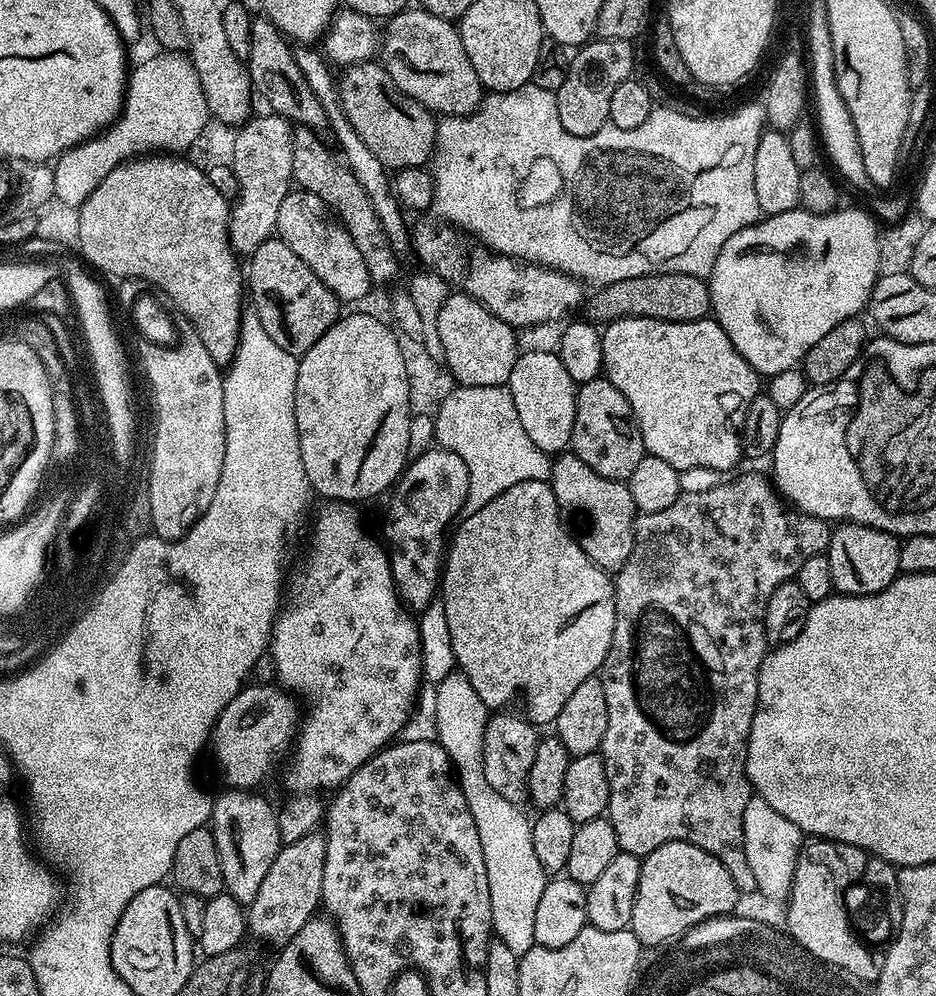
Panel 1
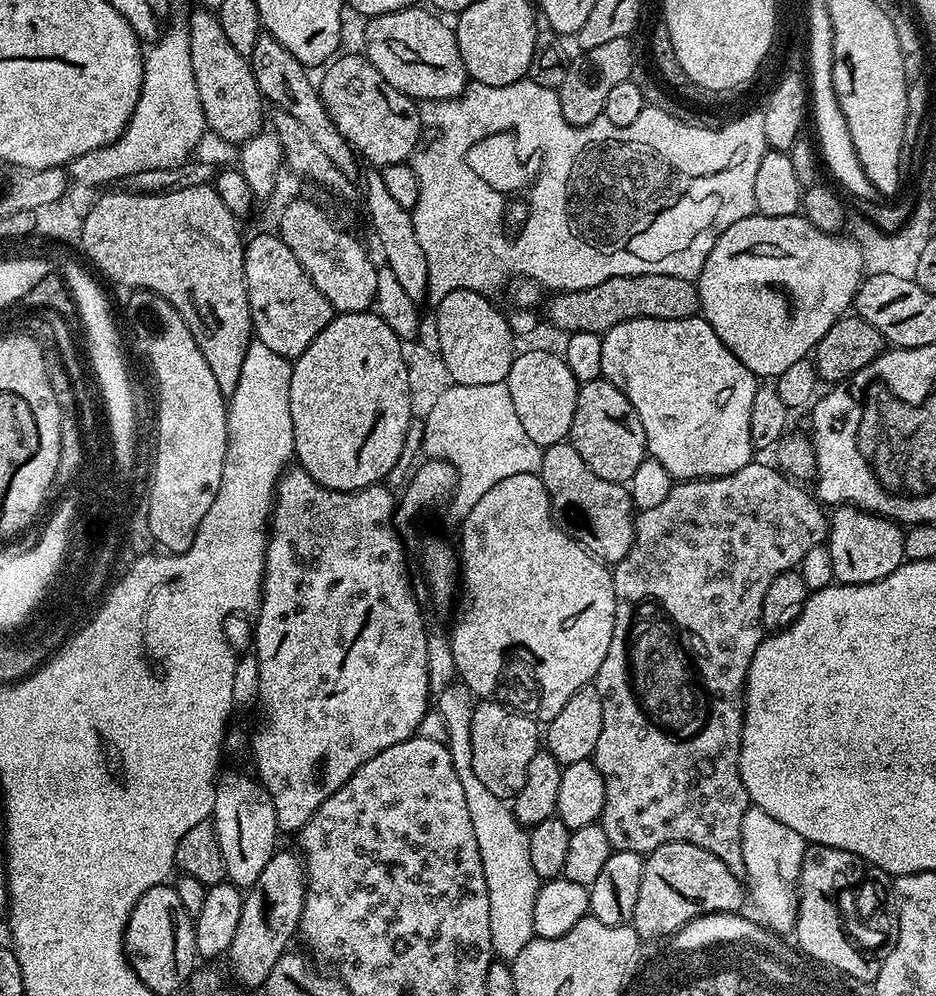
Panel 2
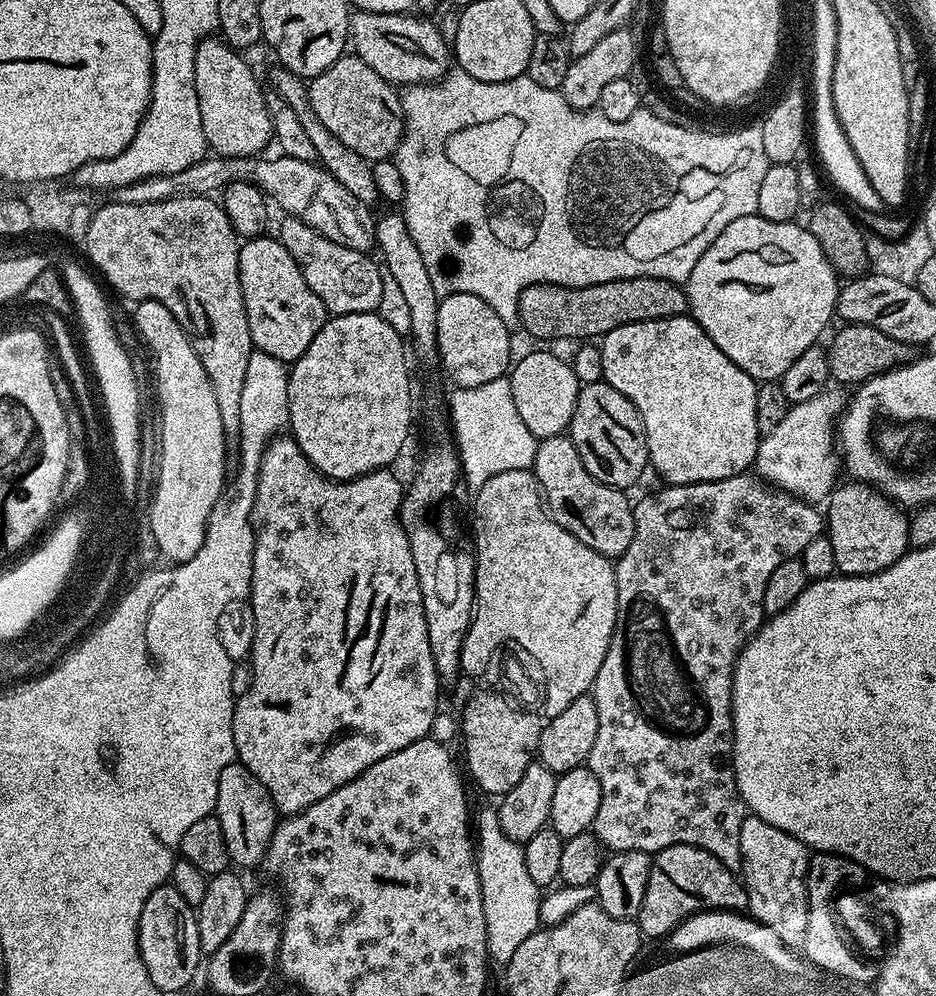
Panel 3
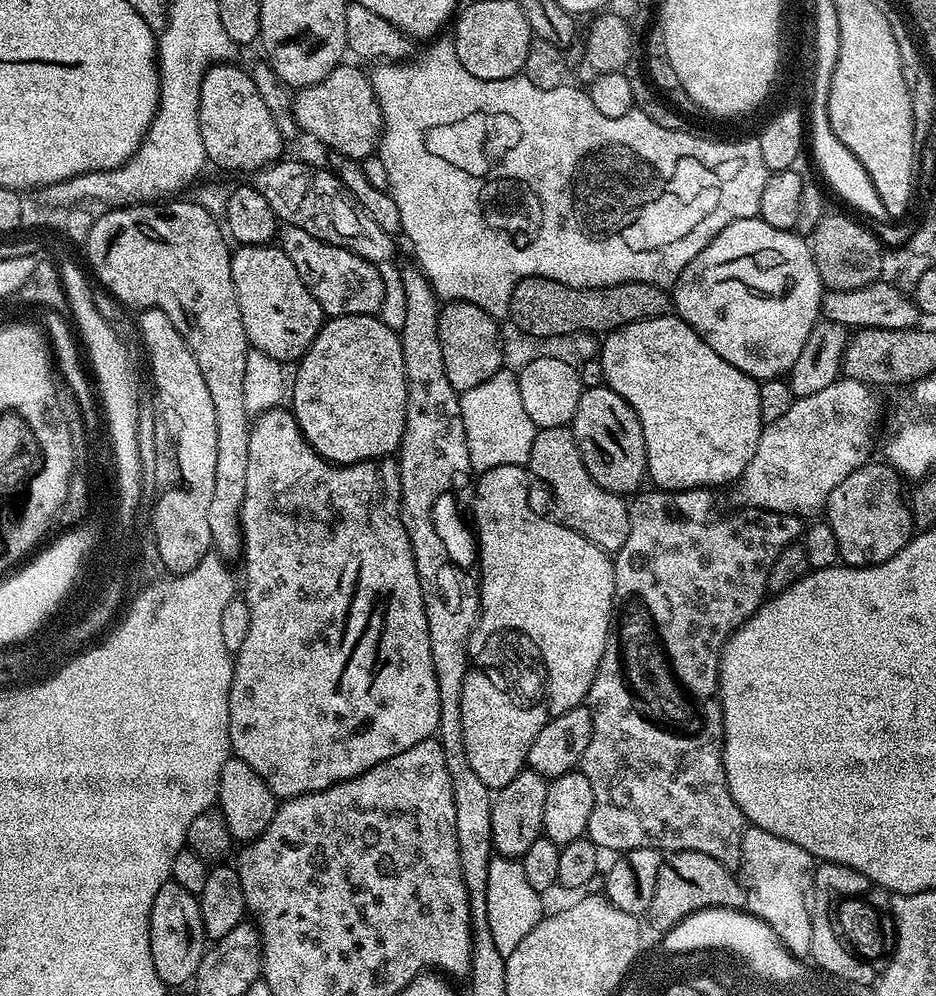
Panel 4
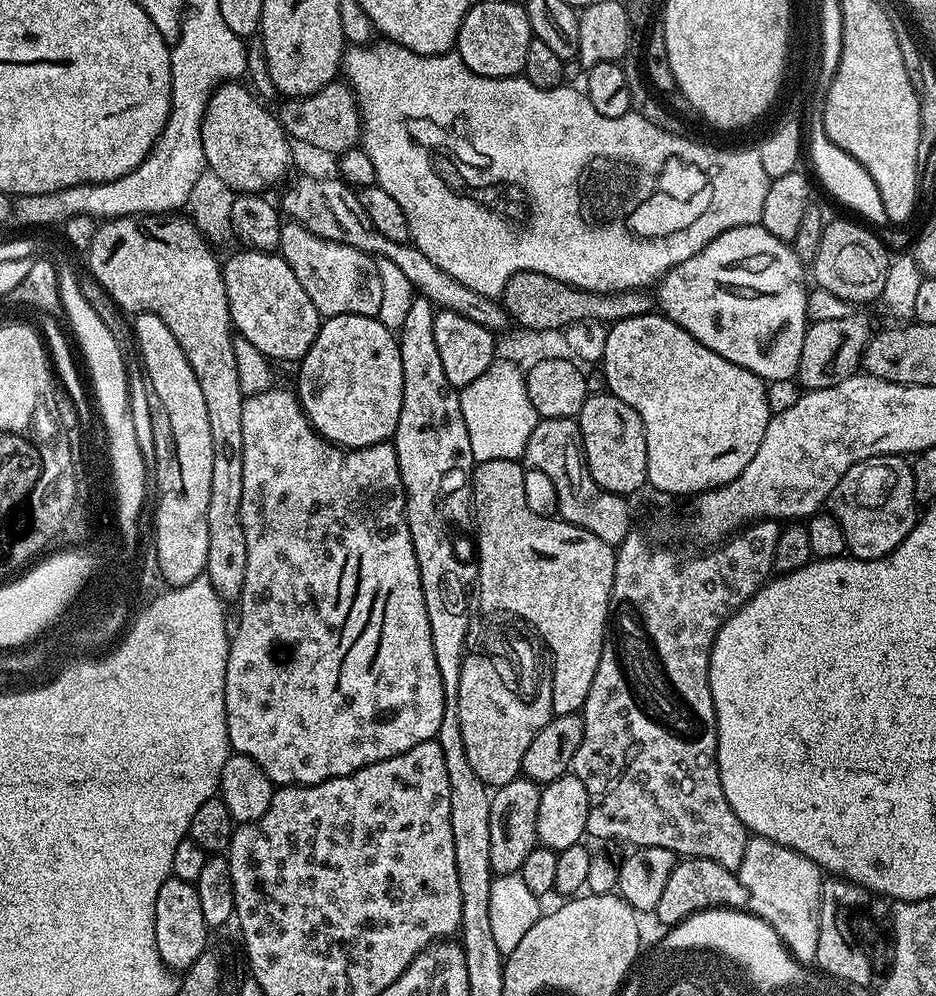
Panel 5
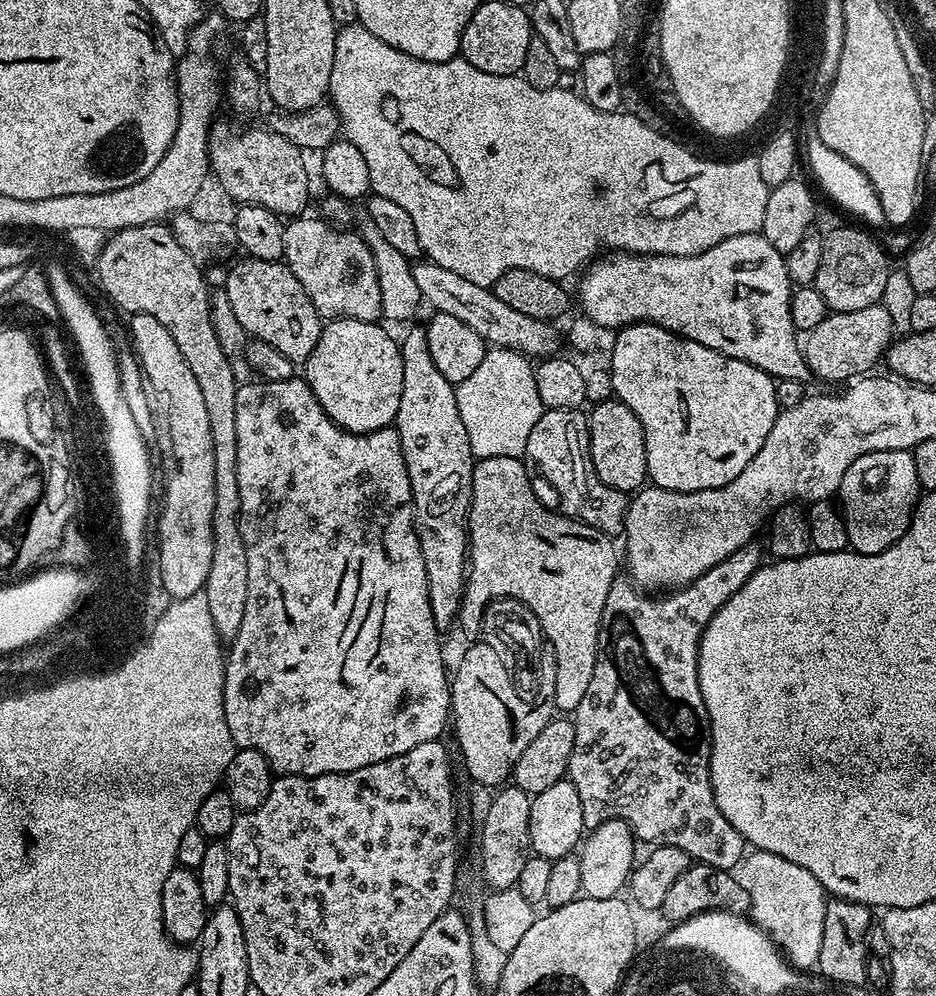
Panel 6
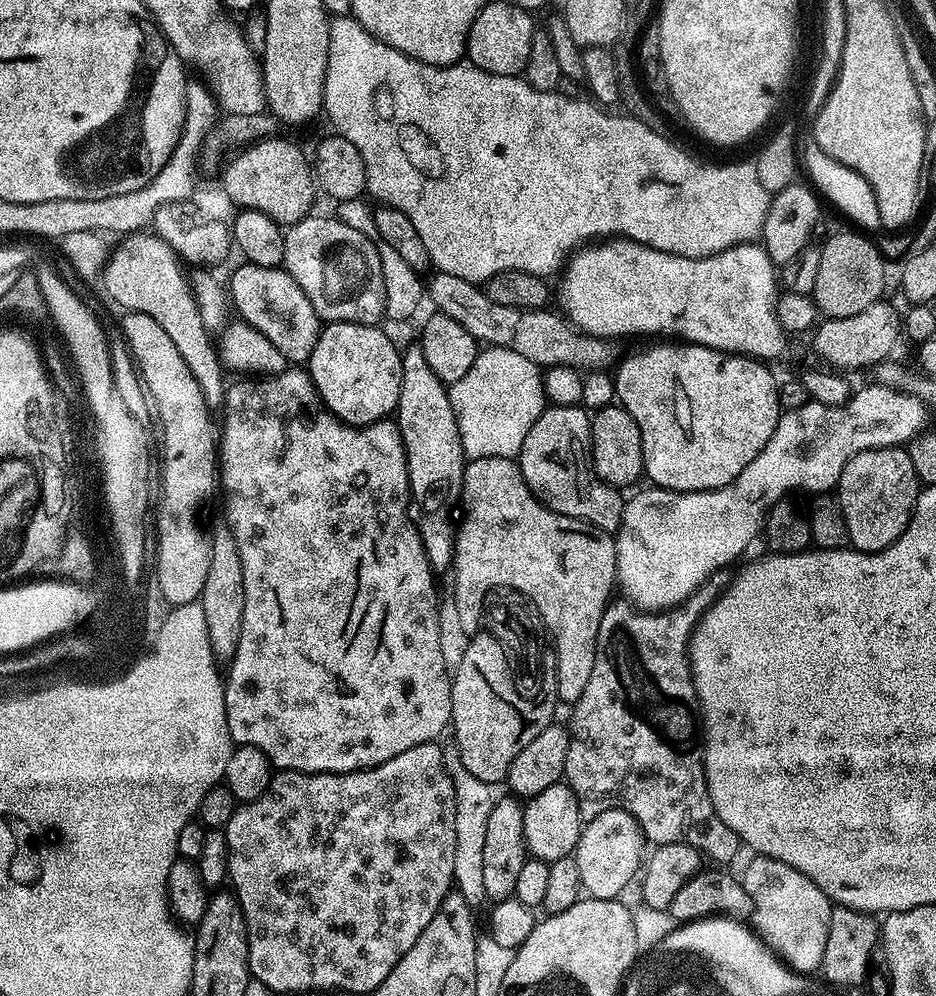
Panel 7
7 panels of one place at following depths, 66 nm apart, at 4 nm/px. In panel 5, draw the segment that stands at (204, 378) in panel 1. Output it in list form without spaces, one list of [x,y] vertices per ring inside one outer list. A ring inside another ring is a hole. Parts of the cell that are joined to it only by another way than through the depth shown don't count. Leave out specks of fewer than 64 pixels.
[[[137,312],[134,316],[134,344],[140,347],[138,360],[145,366],[146,375],[152,372],[152,381],[160,388],[162,406],[166,417],[166,428],[172,431],[172,444],[176,447],[176,464],[180,467],[180,489],[164,496],[160,505],[154,508],[156,536],[156,564],[160,567],[160,576],[165,585],[180,588],[201,579],[206,572],[206,558],[210,550],[210,534],[206,530],[206,509],[210,506],[210,477],[214,463],[214,445],[210,439],[210,422],[206,415],[206,401],[202,389],[198,387],[198,378],[194,378],[194,370],[190,370],[190,362],[186,362],[186,354],[182,354],[182,346],[178,346],[178,338],[170,334],[170,326],[158,318],[158,314]]]

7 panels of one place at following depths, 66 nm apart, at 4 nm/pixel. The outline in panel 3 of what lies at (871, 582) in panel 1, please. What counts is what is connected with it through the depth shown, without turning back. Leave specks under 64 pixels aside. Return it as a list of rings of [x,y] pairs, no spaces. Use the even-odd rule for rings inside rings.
[[[863,482],[847,483],[833,488],[826,501],[826,535],[830,546],[834,546],[837,573],[869,576],[894,566],[894,562],[909,551],[909,517],[900,504],[885,496],[879,488]]]

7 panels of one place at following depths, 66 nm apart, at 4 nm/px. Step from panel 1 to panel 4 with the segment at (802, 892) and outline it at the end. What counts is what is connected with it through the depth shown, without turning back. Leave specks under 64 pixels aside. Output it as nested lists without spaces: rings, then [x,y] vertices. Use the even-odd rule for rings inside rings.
[[[820,862],[812,873],[812,890],[814,907],[812,908],[812,950],[810,960],[815,967],[832,968],[832,972],[840,972],[840,976],[852,976],[852,980],[868,980],[868,976],[877,979],[878,972],[869,961],[860,959],[851,951],[842,939],[834,919],[834,905],[841,898],[855,898],[869,891],[870,881],[862,870],[854,870],[854,866],[842,866],[838,862]]]

